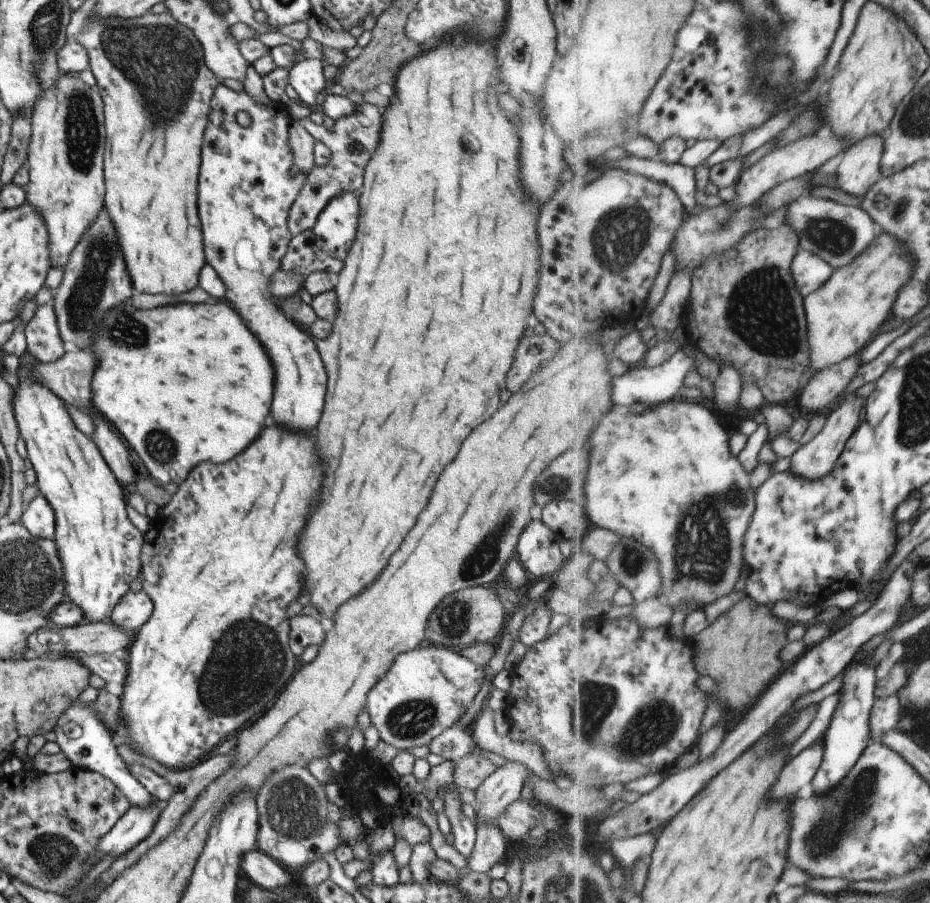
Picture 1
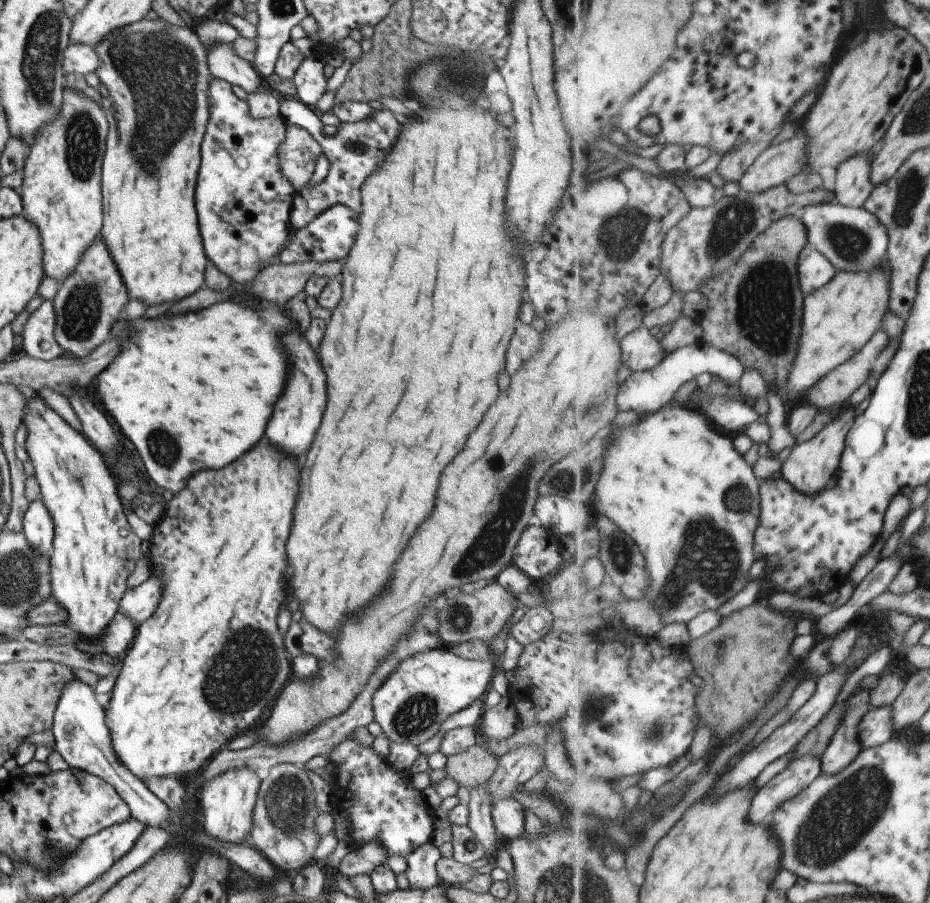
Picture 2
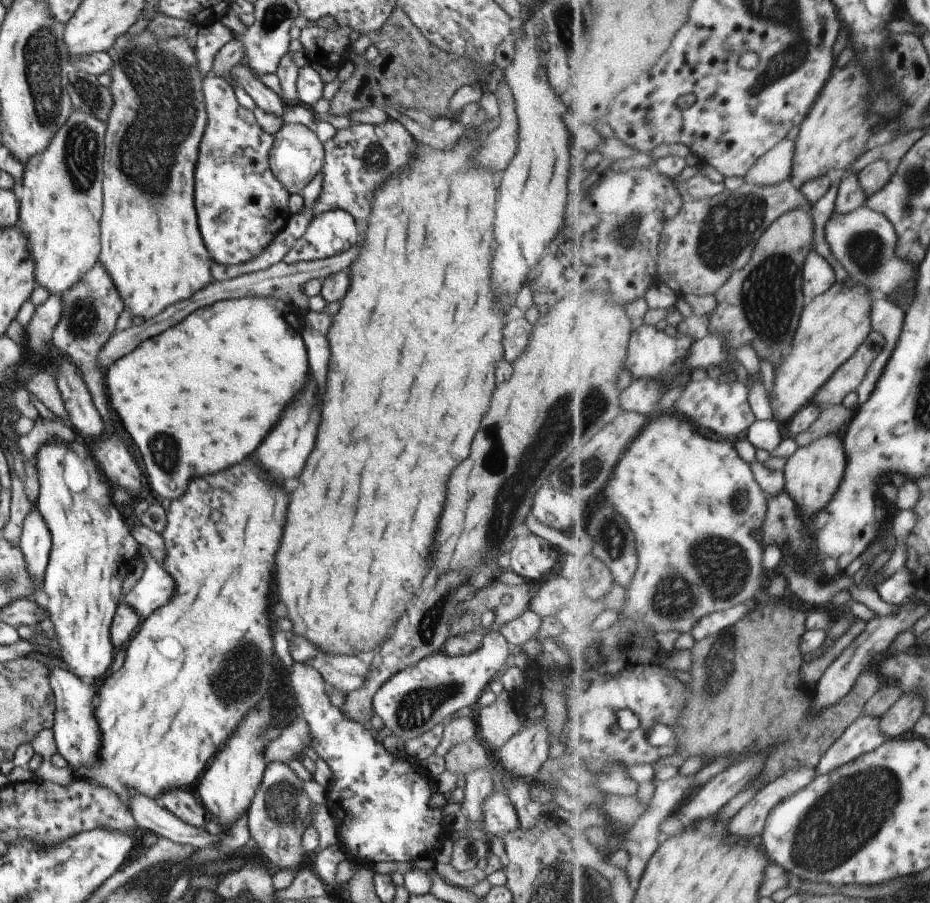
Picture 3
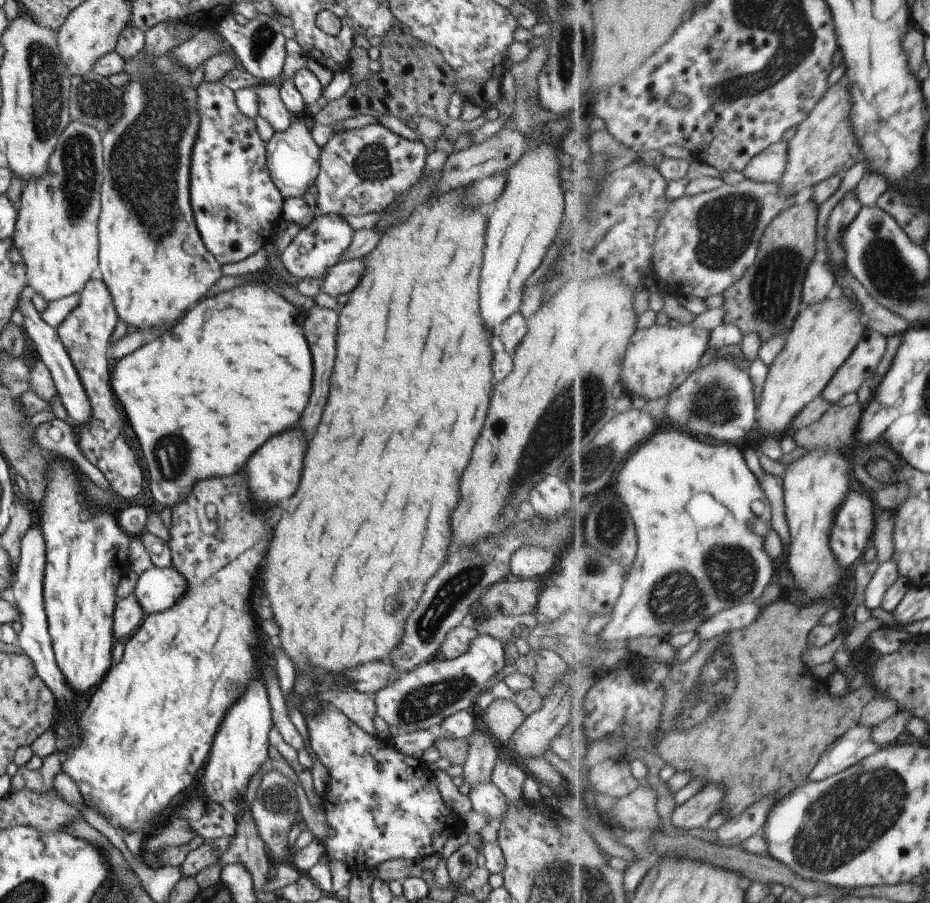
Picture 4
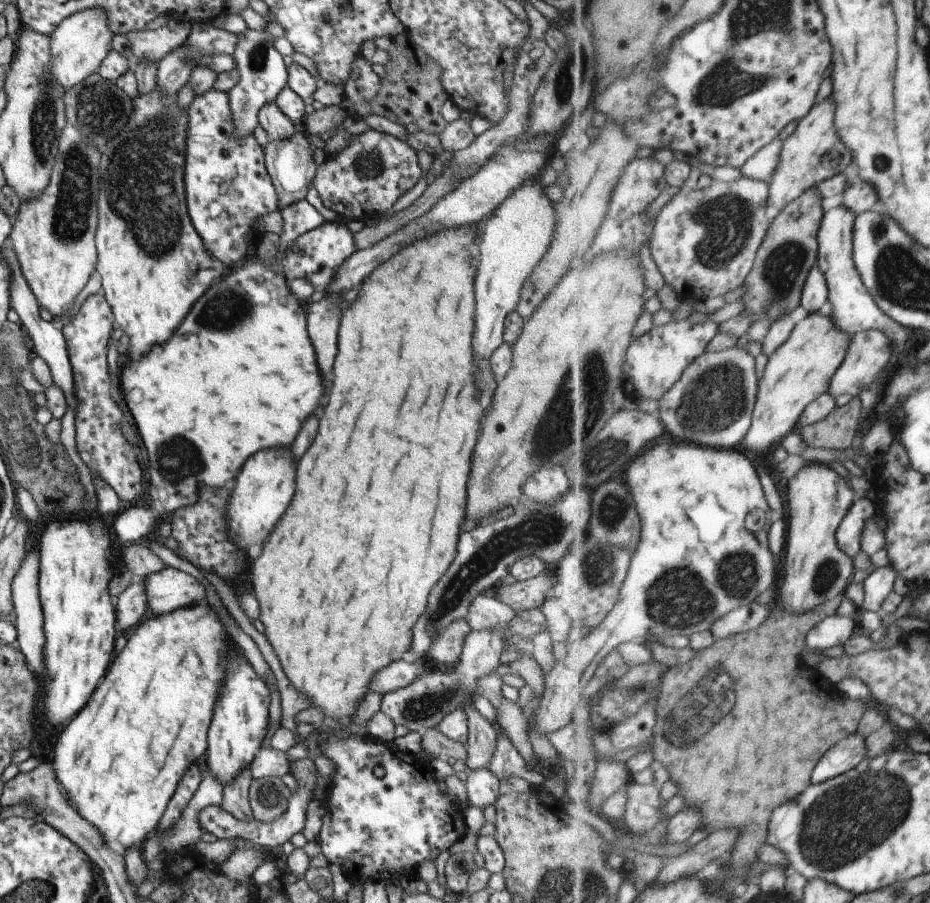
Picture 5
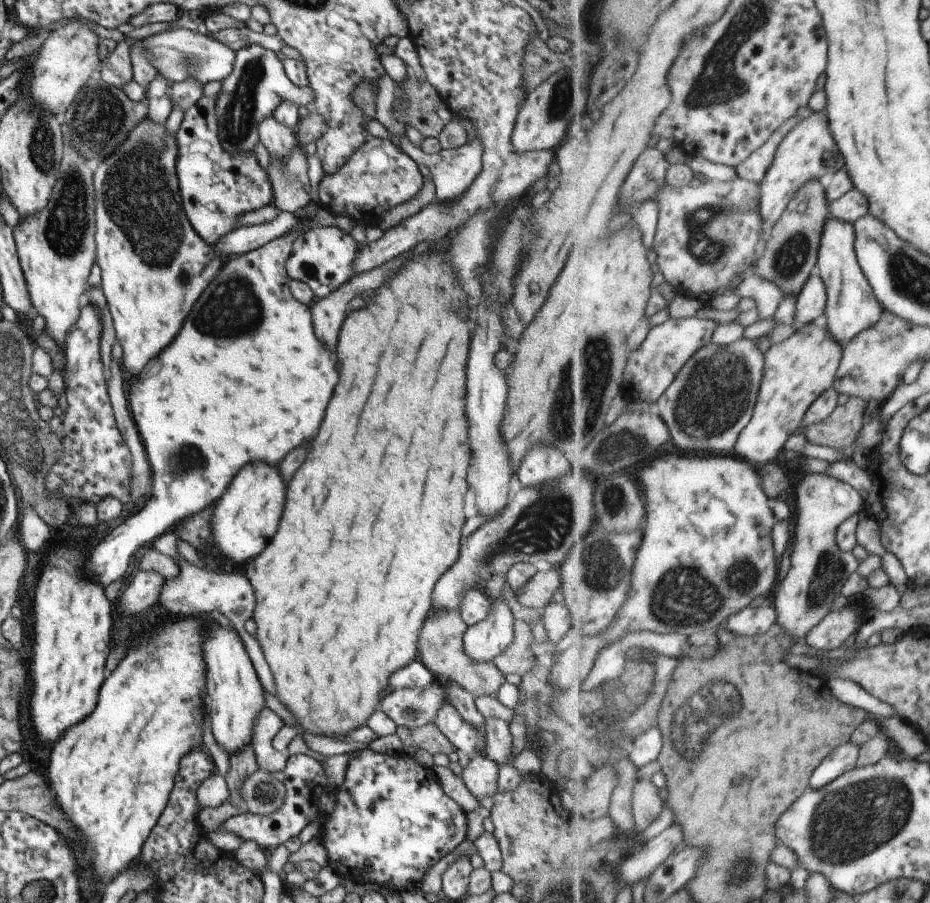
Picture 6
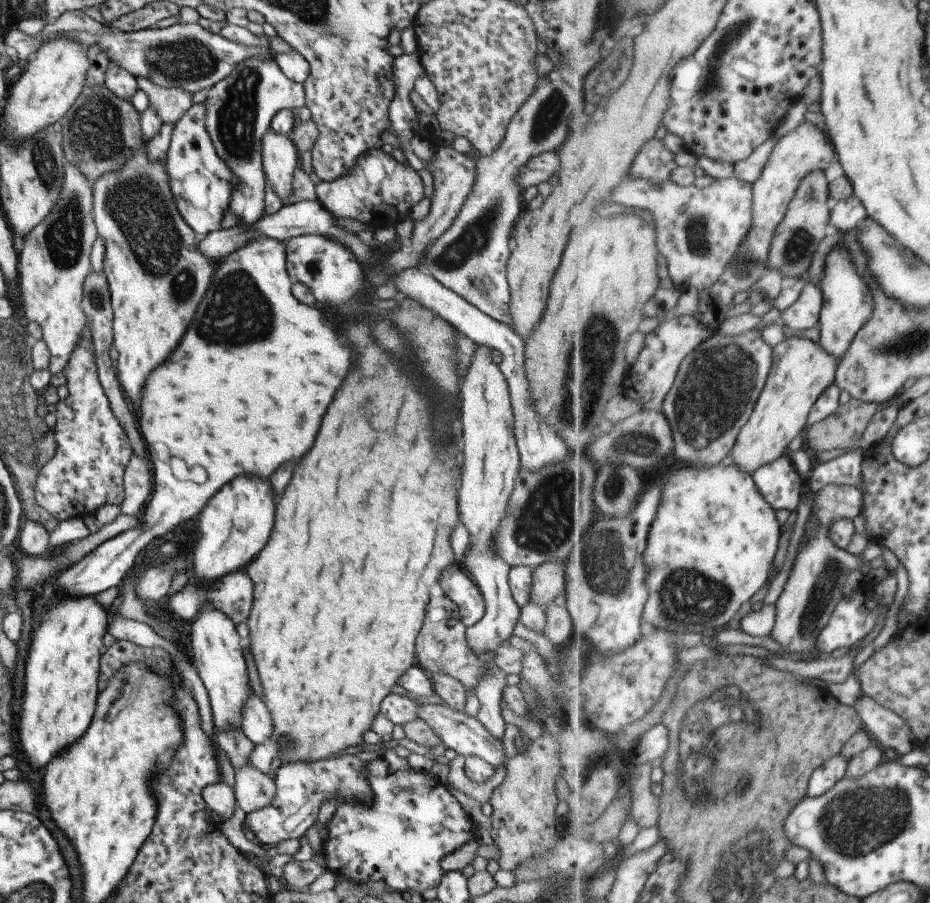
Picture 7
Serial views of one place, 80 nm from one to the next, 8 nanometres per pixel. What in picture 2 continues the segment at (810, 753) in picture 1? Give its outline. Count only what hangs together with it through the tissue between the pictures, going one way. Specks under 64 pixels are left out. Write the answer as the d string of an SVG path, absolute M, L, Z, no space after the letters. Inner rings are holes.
M801 755L791 761L789 768L775 775L761 787L753 802L751 814L753 822L770 822L772 814L790 798L801 794L815 783L822 774L822 758L819 755Z

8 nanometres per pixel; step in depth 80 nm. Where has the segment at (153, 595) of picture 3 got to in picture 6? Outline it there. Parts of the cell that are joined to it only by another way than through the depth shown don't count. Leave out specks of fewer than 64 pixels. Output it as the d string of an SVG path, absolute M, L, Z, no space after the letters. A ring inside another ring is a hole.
M166 530L152 541L152 548L157 552L167 555L168 557L171 556L171 558L173 557L175 560L179 561L179 576L177 576L177 578L173 577L171 580L164 580L159 589L158 600L159 604L161 604L161 608L163 608L165 612L169 612L169 614L179 614L179 616L191 616L191 614L193 614L193 616L201 616L203 612L209 612L209 610L215 610L215 608L217 608L219 612L223 612L223 614L233 622L233 627L242 640L259 682L268 693L275 694L272 675L258 643L246 633L243 628L245 620L251 616L251 612L253 612L253 608L255 608L255 598L253 598L253 590L251 590L249 582L247 582L241 574L219 572L219 574L215 576L215 572L211 572L211 570L199 570L199 568L191 566L189 562L177 558L175 546L177 538L173 530Z

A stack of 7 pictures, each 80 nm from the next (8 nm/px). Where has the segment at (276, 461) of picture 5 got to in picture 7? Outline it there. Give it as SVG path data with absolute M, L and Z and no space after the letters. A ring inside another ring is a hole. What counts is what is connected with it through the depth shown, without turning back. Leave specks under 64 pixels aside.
M235 476L229 484L225 484L225 488L221 488L209 500L209 506L205 504L197 516L199 538L195 542L192 566L196 581L200 585L210 585L213 580L243 568L253 554L265 546L265 540L273 528L273 512L275 500L267 480L257 476Z

